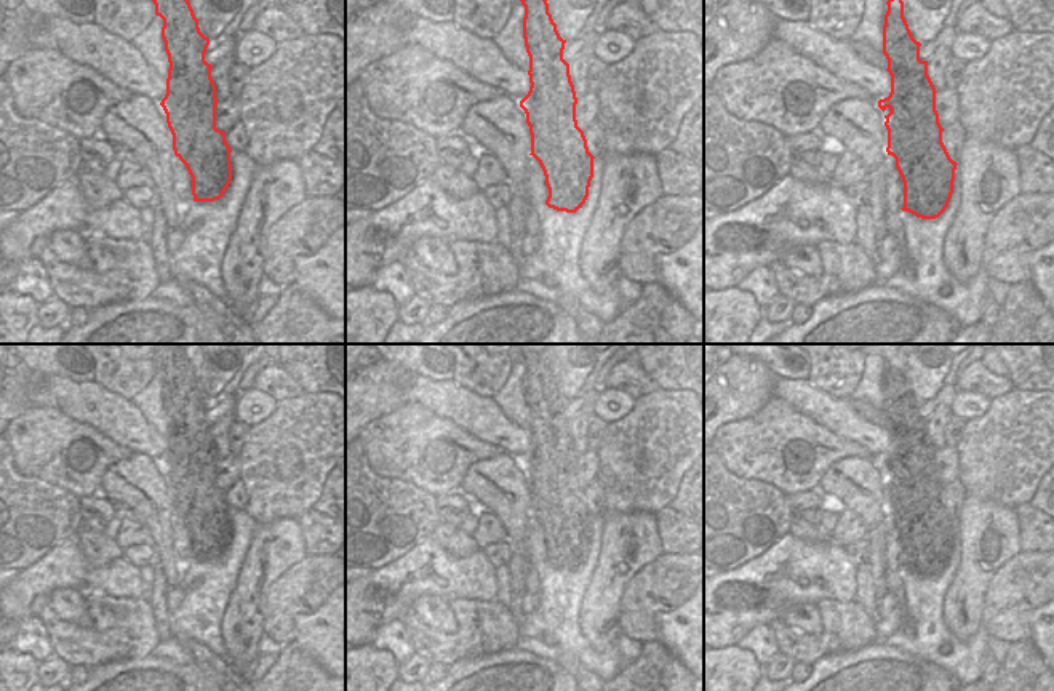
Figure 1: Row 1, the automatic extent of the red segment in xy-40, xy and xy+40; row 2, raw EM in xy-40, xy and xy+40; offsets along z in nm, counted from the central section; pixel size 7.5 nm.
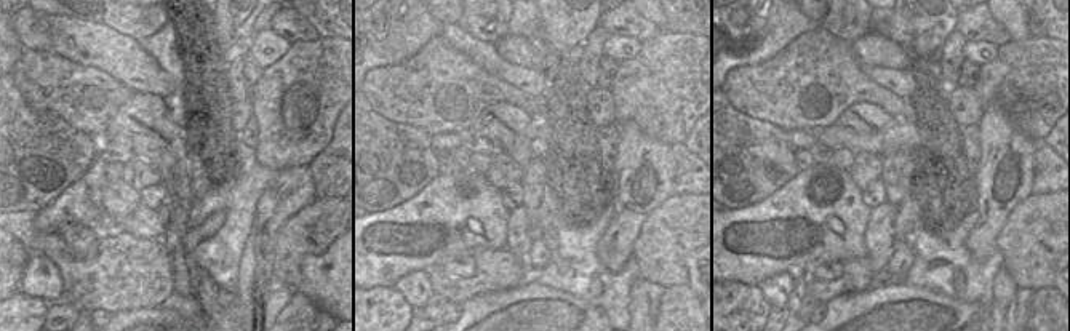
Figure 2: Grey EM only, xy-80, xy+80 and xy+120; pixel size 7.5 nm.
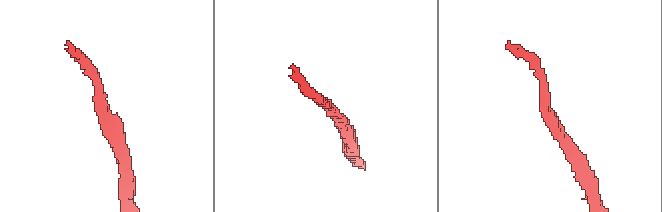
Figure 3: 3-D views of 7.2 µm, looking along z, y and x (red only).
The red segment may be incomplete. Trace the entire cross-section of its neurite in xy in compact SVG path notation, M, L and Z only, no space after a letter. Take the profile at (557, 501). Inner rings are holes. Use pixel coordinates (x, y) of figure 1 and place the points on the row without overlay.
M521 352L525 365L523 397L529 414L529 449L520 459L526 472L531 493L531 512L541 523L549 555L545 563L557 569L576 571L589 555L593 536L593 513L589 510L584 489L576 478L576 449L569 433L569 422L563 417L566 398L557 389L544 353Z

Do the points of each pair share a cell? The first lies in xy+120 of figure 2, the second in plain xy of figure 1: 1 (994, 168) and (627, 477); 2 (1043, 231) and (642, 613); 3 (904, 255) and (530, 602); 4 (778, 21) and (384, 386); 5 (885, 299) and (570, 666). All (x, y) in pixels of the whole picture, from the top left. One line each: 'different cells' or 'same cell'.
1: different cells
2: same cell
3: same cell
4: same cell
5: different cells

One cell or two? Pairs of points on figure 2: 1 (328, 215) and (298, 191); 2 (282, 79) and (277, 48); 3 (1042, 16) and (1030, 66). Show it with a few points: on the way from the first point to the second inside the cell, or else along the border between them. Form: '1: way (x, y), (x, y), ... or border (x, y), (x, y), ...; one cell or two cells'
1: border (315, 200), (299, 208), (282, 224); two cells
2: border (290, 43), (275, 61), (261, 69); two cells
3: border (1032, 34), (1053, 37); two cells

